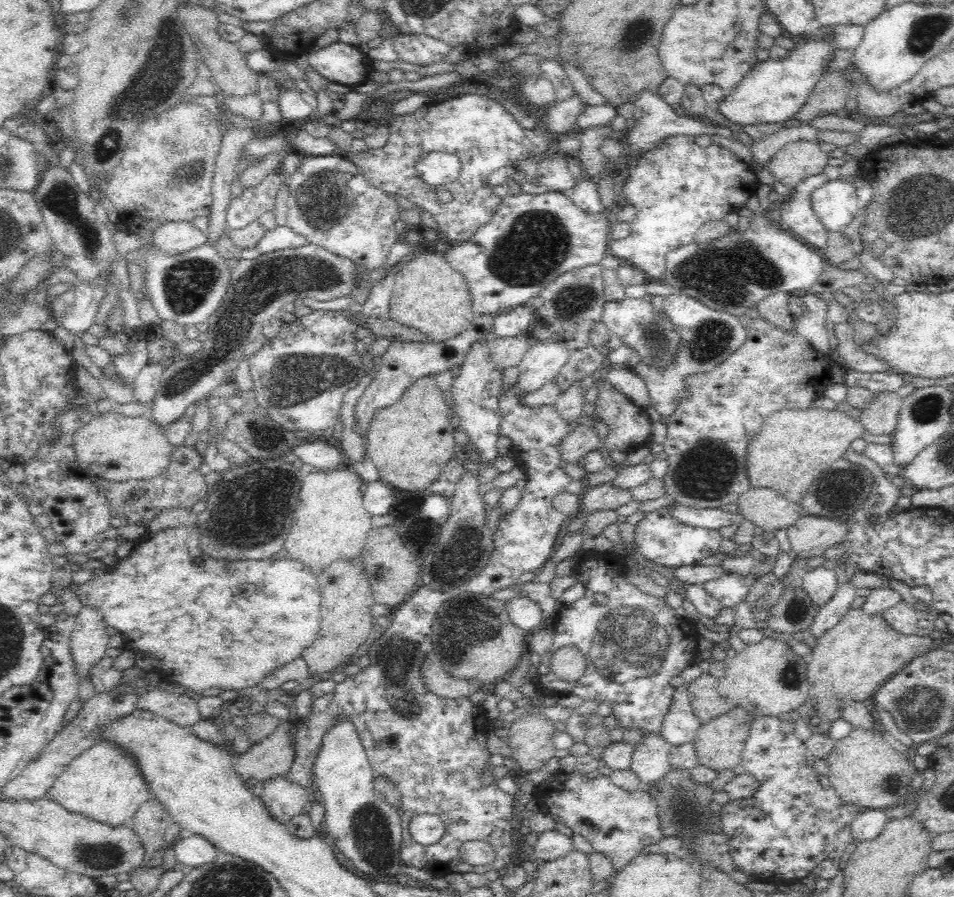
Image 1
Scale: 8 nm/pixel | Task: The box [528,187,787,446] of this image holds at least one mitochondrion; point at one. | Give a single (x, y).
(724, 275)

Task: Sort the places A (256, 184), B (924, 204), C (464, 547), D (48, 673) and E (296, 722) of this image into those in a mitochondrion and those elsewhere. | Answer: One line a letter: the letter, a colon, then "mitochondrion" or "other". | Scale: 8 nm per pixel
A: other
B: mitochondrion
C: mitochondrion
D: other
E: other

